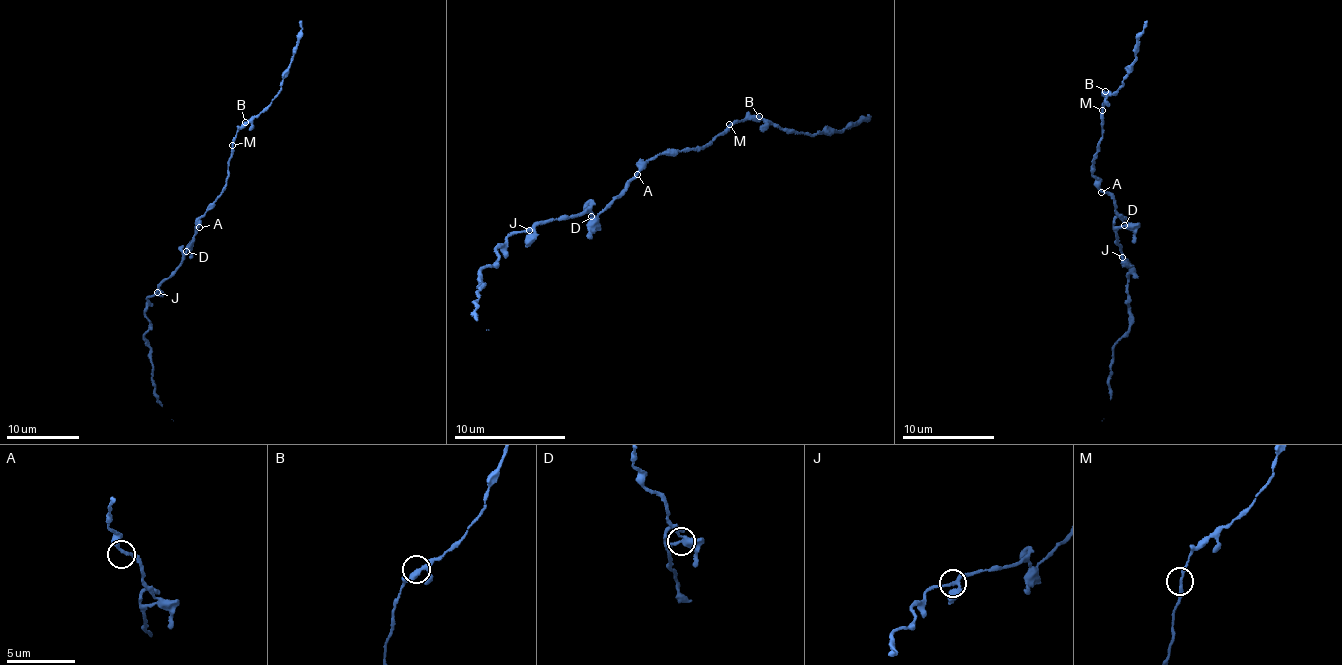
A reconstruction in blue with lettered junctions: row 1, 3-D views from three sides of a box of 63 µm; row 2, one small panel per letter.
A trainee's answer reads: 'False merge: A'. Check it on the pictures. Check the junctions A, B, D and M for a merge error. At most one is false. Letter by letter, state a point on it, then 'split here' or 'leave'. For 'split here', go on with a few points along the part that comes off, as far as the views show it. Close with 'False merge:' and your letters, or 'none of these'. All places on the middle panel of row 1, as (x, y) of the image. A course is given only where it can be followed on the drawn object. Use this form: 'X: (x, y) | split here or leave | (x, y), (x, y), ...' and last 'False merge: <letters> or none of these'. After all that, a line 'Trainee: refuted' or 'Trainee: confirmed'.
A: (637, 174) | leave
B: (759, 116) | leave
D: (591, 216) | leave
M: (729, 124) | leave
False merge: none of these
Trainee: refuted

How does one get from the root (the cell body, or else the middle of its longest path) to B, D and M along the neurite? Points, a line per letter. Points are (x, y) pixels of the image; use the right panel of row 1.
B: (1104, 190), (1098, 187), (1098, 177), (1091, 174), (1091, 166), (1103, 135), (1105, 91)
D: (1104, 190), (1115, 200), (1115, 214), (1125, 223), (1123, 225)
M: (1104, 190), (1098, 187), (1098, 177), (1091, 174), (1092, 160), (1103, 135), (1101, 110)

